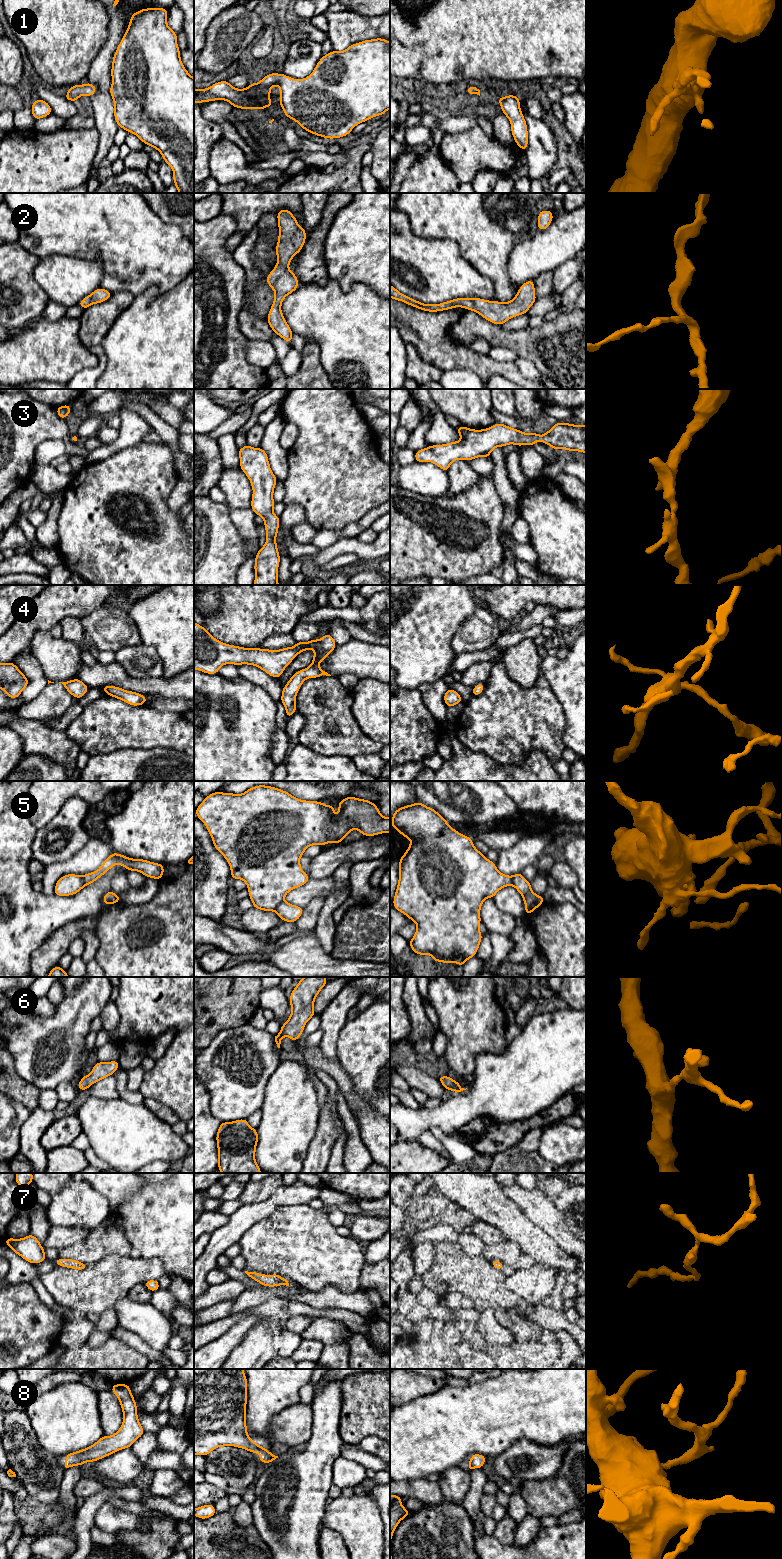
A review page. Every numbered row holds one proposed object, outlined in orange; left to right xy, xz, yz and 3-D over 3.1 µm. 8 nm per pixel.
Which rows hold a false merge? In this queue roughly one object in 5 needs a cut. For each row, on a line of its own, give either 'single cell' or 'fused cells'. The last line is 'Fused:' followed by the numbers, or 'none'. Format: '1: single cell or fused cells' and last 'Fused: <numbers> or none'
1: single cell
2: single cell
3: single cell
4: fused cells
5: single cell
6: single cell
7: single cell
8: single cell
Fused: 4

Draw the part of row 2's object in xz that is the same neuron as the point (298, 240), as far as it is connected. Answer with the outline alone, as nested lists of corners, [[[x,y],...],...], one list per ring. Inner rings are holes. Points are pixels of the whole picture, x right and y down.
[[[282,209],[276,215],[279,228],[278,243],[275,248],[277,264],[266,279],[275,297],[266,320],[274,333],[291,344],[293,332],[283,316],[281,305],[284,298],[299,286],[298,278],[288,266],[292,258],[302,250],[306,240],[306,230],[299,226],[297,219],[288,209]]]

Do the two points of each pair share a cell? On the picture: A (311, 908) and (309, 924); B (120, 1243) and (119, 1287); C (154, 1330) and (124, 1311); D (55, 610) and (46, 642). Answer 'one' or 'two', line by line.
A: one
B: two
C: one
D: two

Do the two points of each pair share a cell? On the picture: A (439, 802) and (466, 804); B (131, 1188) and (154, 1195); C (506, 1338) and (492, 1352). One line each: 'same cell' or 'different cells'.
A: same cell
B: different cells
C: different cells

